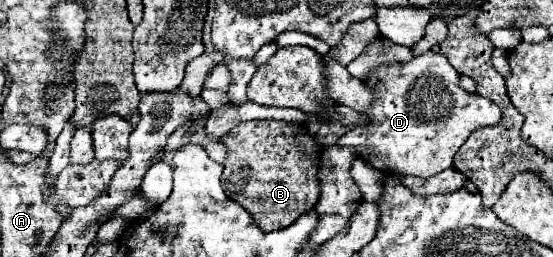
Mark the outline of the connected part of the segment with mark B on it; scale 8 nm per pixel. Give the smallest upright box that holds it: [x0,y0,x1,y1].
[221,119,321,233]

